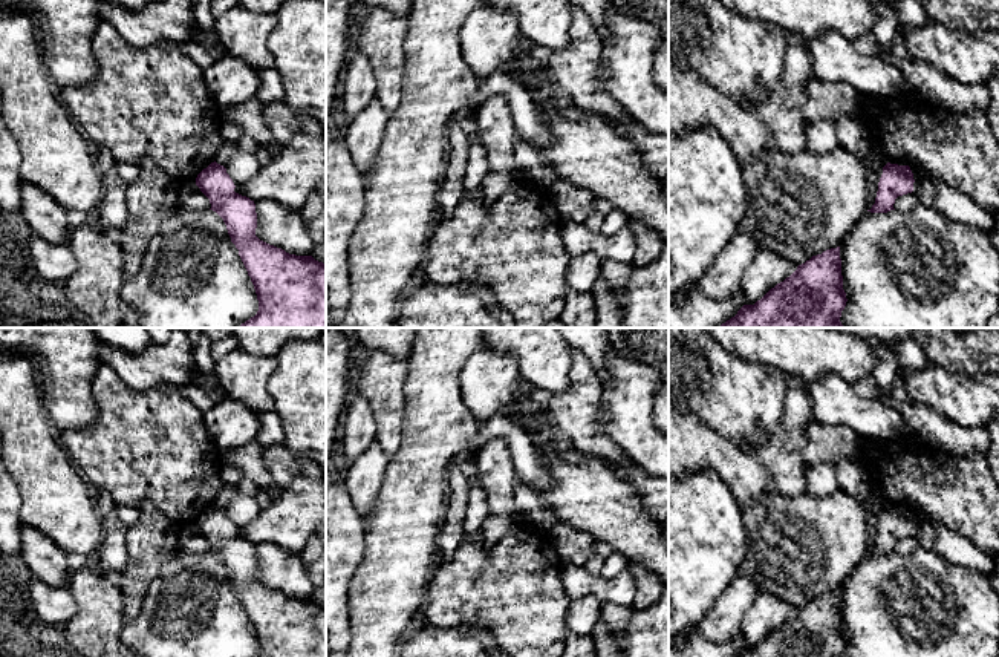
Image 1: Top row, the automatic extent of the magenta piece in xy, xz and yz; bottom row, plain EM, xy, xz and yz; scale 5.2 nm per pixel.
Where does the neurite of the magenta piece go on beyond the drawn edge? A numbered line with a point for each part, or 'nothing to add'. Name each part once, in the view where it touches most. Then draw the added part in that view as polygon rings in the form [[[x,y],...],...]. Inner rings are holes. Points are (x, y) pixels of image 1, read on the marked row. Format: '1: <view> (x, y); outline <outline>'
nothing to add

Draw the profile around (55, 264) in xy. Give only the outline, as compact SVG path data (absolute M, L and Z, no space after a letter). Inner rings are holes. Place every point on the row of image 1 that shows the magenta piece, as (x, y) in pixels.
M32 234L31 254L41 277L57 285L63 285L78 270L78 262L67 244L54 245Z

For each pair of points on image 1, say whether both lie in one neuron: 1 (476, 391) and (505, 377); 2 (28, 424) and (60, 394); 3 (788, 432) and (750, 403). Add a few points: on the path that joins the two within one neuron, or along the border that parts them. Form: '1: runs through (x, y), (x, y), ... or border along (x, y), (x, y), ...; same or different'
1: runs through (484, 386), (493, 377), (497, 377); same
2: border along (37, 372), (42, 403), (57, 432); different
3: border along (787, 392), (779, 440); different

